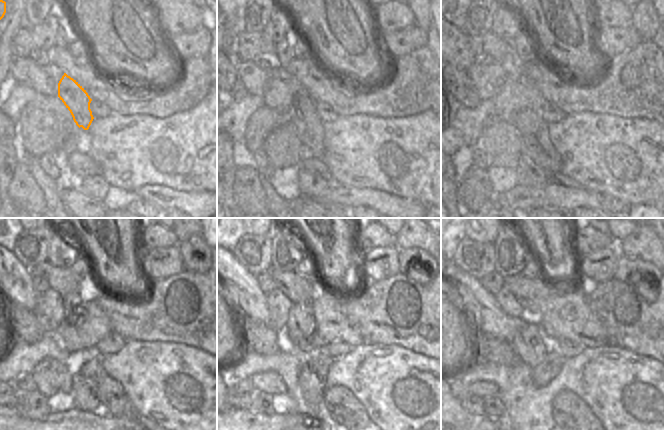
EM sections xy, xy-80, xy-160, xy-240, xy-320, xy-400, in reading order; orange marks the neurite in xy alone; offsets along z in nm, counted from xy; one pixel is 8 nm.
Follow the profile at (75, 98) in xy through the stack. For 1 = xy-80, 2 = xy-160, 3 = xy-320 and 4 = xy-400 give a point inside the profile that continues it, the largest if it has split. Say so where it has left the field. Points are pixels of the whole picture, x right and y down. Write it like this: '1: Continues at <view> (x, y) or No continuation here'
1: Continues at xy-80 (302, 113)
2: Continues at xy-160 (525, 118)
3: Continues at xy-320 (340, 404)
4: Continues at xy-400 (570, 413)

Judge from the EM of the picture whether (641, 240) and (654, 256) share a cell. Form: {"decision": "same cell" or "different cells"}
{"decision": "same cell"}

